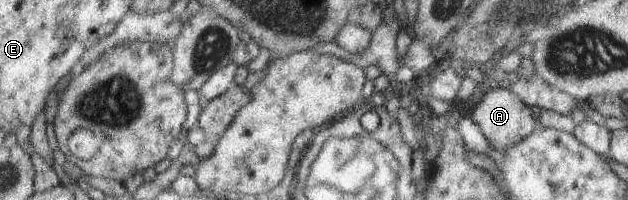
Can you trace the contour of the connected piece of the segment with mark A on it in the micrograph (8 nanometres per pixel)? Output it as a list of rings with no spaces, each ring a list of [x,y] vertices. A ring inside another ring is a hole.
[[[495,84],[494,88],[488,91],[474,108],[471,119],[478,124],[489,144],[504,153],[532,134],[536,126],[539,126],[532,119],[534,111],[535,109],[526,106],[515,94],[512,94],[508,87]]]

